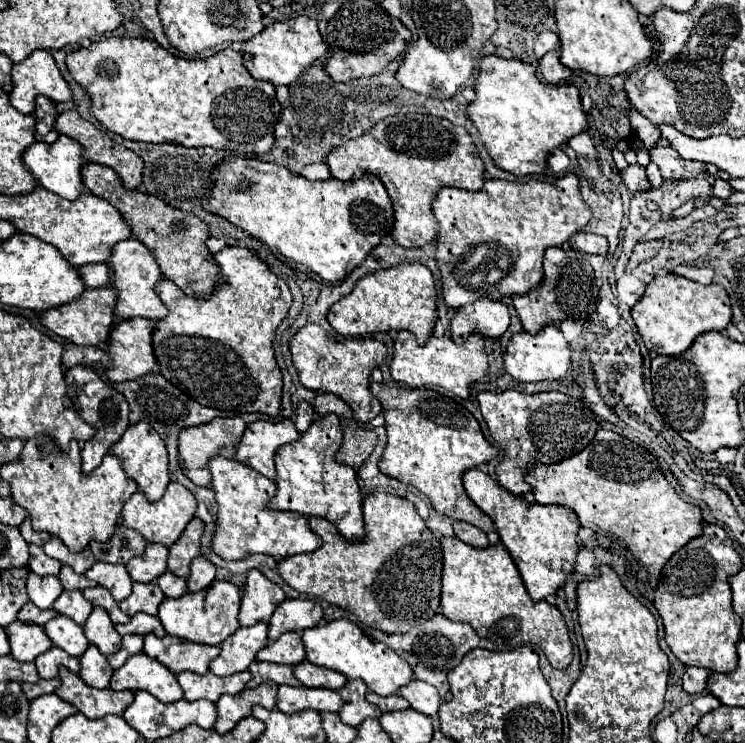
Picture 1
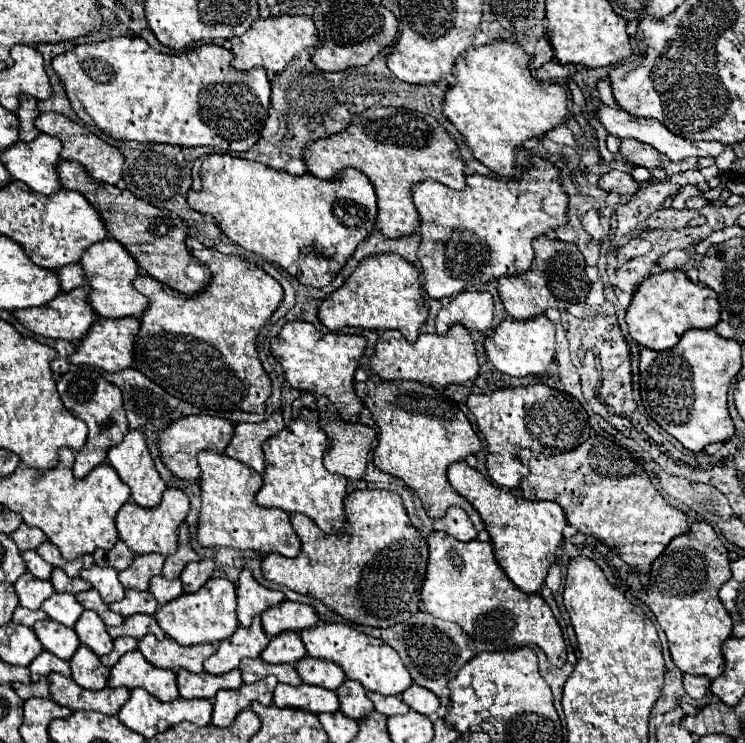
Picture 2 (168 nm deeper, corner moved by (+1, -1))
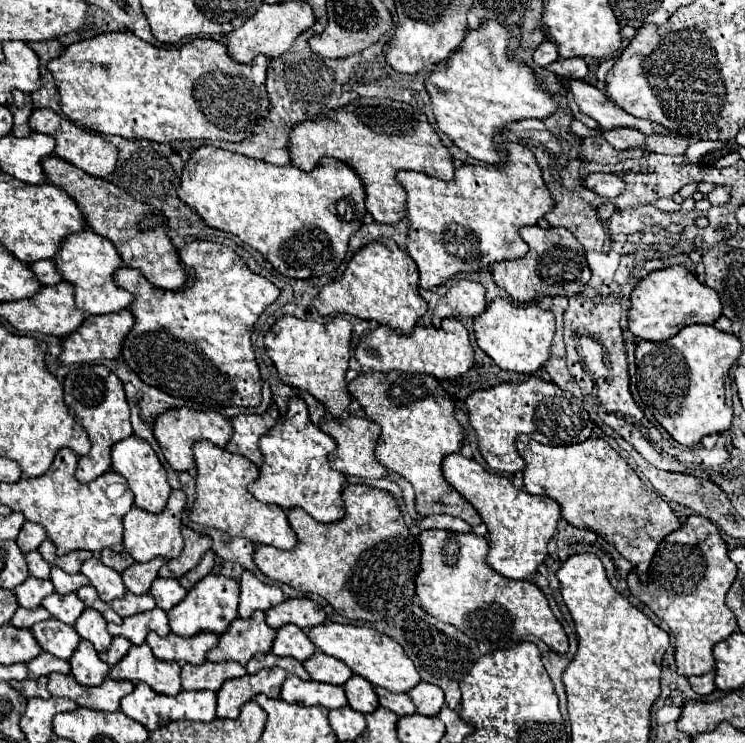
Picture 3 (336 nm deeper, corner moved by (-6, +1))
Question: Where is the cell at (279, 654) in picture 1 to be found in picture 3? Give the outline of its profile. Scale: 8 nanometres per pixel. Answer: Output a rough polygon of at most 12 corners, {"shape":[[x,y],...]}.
{"shape":[[299,626],[277,630],[271,652],[303,662],[315,646]]}

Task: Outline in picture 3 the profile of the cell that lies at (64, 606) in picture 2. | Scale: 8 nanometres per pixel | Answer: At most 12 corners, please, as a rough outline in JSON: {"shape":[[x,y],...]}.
{"shape":[[51,594],[41,606],[65,624],[85,610],[77,594]]}

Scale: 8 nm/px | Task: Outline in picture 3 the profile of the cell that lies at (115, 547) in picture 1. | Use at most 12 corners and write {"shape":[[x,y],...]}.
{"shape":[[123,550],[101,552],[101,562],[117,572],[135,560]]}

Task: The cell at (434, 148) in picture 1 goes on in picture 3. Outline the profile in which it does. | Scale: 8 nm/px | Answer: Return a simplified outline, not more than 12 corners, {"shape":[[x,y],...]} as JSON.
{"shape":[[357,98],[297,122],[291,162],[353,168],[381,224],[405,218],[397,170],[453,180],[425,114]]}

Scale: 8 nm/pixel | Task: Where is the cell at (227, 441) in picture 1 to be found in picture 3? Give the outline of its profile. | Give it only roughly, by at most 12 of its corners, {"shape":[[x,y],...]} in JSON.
{"shape":[[173,408],[153,436],[177,472],[193,472],[193,442],[233,436],[217,412]]}

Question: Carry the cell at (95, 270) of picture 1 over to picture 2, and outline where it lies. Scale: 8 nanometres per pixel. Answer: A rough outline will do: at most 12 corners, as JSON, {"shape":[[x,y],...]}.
{"shape":[[80,264],[56,270],[64,292],[86,286],[86,274]]}

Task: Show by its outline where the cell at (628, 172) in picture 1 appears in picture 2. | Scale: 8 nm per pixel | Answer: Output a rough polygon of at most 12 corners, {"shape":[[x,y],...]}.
{"shape":[[610,170],[600,176],[600,188],[634,194],[640,184],[628,172]]}

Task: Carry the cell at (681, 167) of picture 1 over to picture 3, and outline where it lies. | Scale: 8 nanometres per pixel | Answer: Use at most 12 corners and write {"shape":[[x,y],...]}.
{"shape":[[601,128],[603,138],[617,150],[645,144],[635,128]]}

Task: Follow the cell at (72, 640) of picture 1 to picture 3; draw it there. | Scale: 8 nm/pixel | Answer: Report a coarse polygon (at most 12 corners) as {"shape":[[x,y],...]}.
{"shape":[[55,618],[33,624],[37,644],[69,660],[81,640]]}

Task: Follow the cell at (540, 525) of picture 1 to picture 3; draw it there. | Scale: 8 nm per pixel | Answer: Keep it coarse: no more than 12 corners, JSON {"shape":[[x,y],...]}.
{"shape":[[461,454],[445,480],[487,526],[487,564],[527,580],[547,558],[559,504]]}

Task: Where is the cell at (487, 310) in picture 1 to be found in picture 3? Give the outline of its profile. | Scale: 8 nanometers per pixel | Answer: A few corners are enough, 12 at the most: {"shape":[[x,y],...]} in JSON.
{"shape":[[455,280],[433,310],[433,326],[447,316],[477,316],[485,288]]}

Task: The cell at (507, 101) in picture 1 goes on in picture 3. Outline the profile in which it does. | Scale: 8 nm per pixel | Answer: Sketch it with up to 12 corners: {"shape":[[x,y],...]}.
{"shape":[[495,20],[425,78],[437,128],[499,164],[507,122],[557,102]]}

